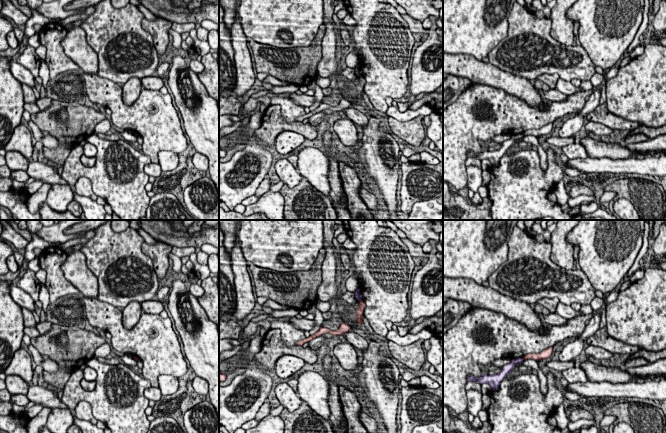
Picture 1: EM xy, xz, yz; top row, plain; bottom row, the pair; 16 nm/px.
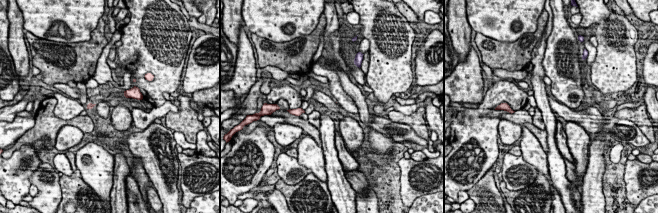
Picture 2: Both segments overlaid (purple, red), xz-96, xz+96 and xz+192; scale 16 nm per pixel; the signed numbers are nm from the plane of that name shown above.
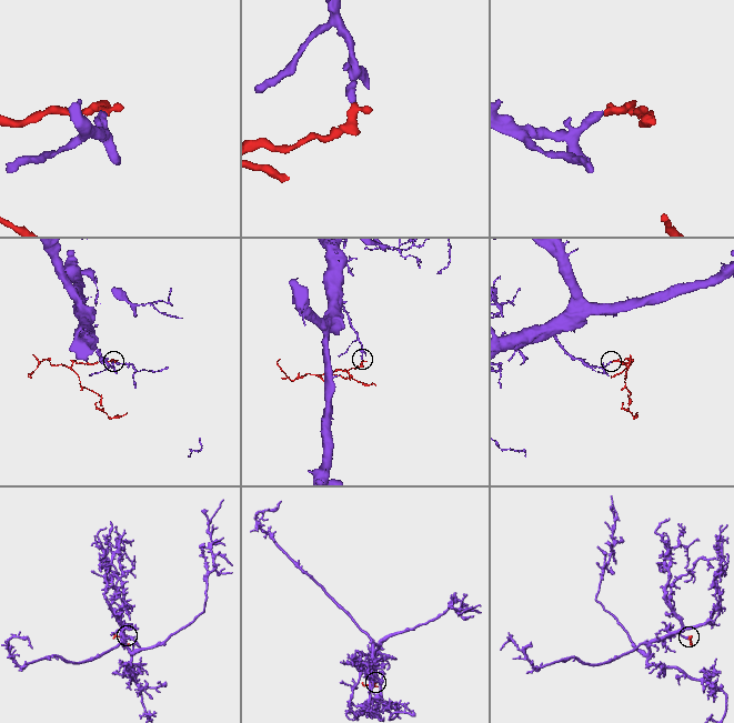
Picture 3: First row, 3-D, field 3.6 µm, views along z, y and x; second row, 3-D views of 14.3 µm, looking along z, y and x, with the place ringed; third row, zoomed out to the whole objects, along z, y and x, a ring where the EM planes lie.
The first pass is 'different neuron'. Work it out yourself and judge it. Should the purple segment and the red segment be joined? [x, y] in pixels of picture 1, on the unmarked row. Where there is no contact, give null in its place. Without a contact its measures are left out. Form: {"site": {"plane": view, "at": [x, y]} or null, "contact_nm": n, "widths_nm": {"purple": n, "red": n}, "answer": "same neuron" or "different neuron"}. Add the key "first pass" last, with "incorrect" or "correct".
{"site": {"plane": "xz", "at": [360, 75]}, "contact_nm": 60, "widths_nm": {"purple": 100, "red": 130}, "answer": "different neuron", "first pass": "correct"}

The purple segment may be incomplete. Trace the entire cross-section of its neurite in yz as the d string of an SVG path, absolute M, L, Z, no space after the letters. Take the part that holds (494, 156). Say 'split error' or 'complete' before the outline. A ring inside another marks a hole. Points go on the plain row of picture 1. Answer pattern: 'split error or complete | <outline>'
complete | M516 134L512 135L508 140L504 141L502 147L499 150L487 151L483 149L482 152L475 154L472 151L467 153L468 158L478 158L480 160L487 159L491 162L492 166L498 166L500 158L503 154L511 149L512 145L515 143L516 140L522 139L524 137L523 134Z

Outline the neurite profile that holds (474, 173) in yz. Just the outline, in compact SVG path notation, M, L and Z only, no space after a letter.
M475 165L466 167L468 176L468 188L474 193L482 186L482 169Z

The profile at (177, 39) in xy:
M169 29L168 33L173 37L173 47L181 48L182 37L180 32L176 32L173 29Z

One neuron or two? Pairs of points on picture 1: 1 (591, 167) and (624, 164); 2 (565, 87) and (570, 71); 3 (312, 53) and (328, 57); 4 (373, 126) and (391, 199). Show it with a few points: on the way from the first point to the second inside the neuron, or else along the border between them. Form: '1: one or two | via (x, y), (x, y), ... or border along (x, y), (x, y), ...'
1: one | via (599, 165), (616, 165)
2: two | border along (559, 77), (570, 82)
3: two | border along (325, 32), (317, 74)
4: one | via (376, 144), (387, 181)

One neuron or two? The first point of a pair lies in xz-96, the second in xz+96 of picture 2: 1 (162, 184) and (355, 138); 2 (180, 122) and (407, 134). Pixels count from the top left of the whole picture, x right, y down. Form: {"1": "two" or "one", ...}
{"1": "two", "2": "two"}

